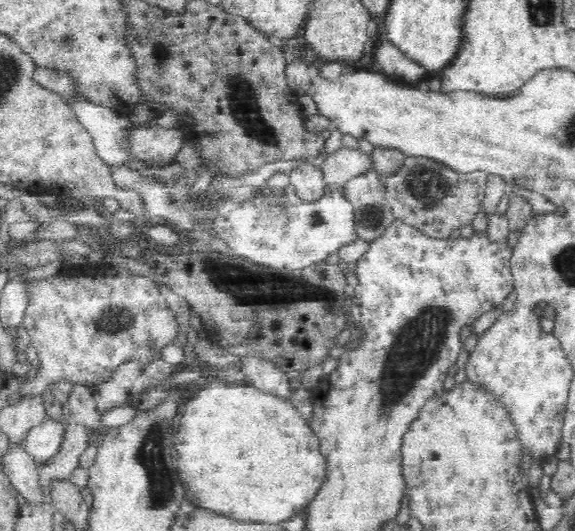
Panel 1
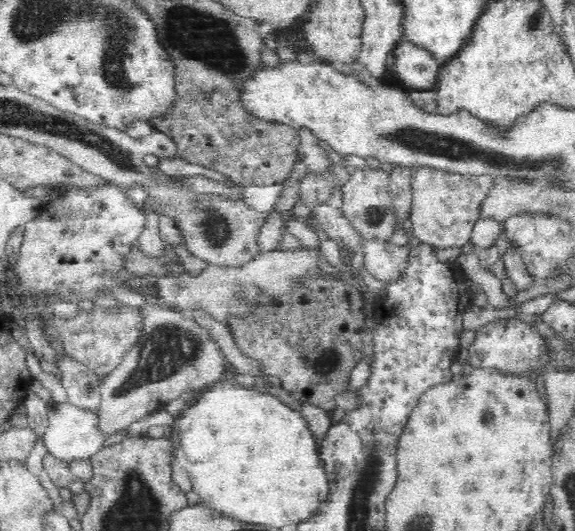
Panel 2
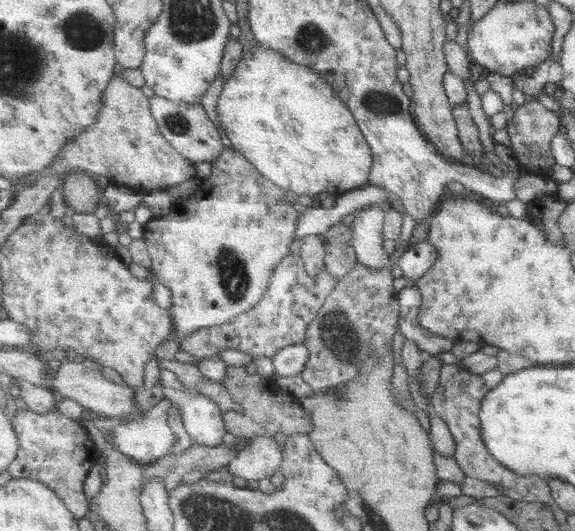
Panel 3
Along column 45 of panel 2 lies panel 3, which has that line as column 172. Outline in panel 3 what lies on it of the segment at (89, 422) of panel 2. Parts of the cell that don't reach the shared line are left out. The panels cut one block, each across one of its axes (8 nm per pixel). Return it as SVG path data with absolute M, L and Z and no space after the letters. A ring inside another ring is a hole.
M163 398L154 407L150 407L143 418L128 421L114 427L112 429L112 448L120 454L126 455L133 461L143 465L148 465L159 461L161 458L168 457L169 452L173 449L177 441L177 434L175 434L175 432L171 430L171 426L167 424L169 407L171 407L170 399Z

